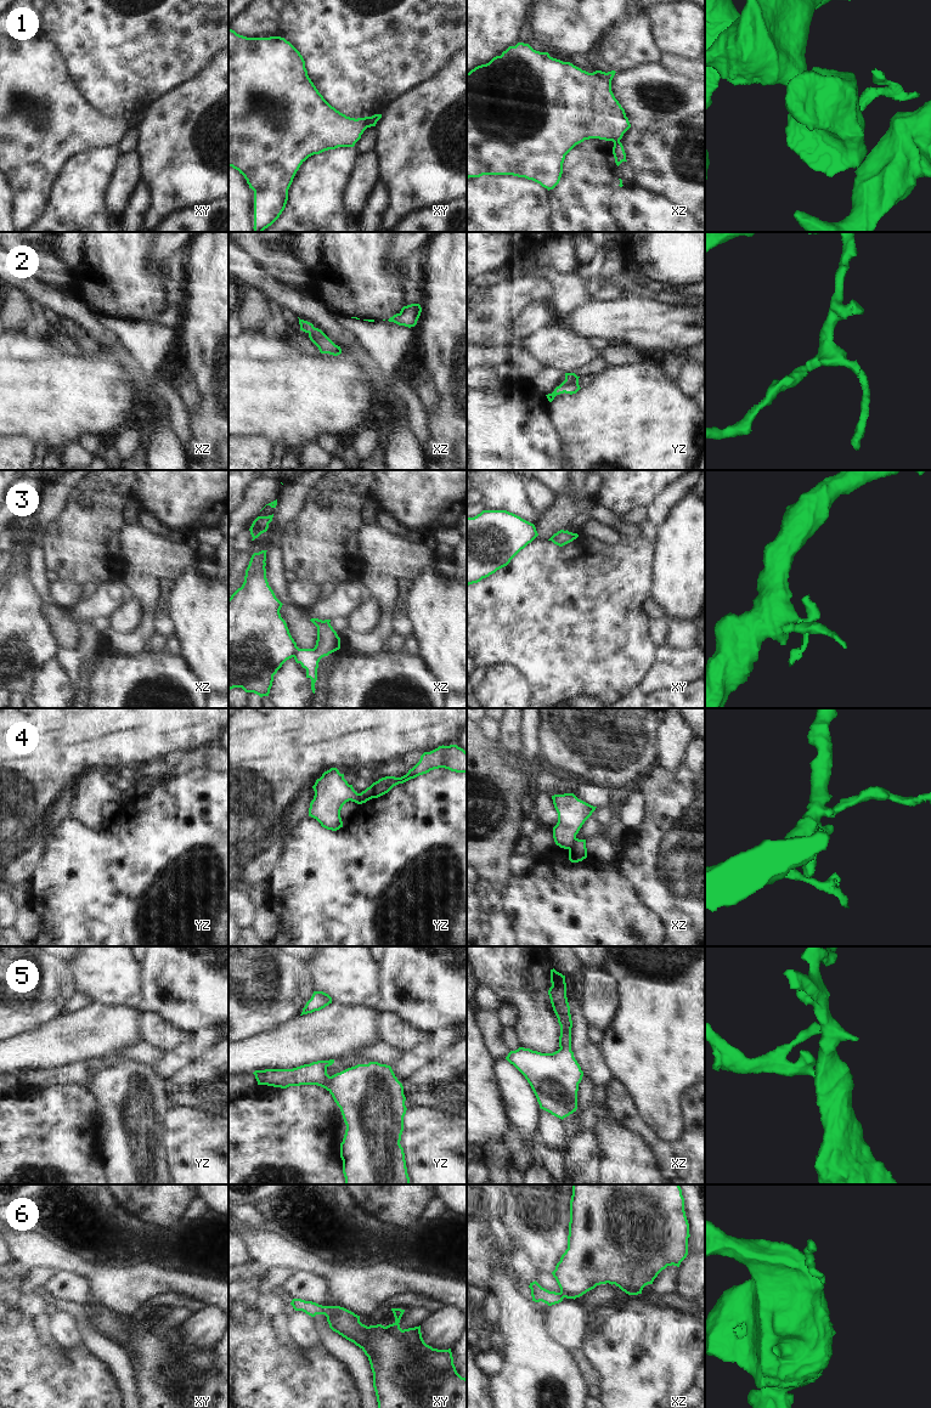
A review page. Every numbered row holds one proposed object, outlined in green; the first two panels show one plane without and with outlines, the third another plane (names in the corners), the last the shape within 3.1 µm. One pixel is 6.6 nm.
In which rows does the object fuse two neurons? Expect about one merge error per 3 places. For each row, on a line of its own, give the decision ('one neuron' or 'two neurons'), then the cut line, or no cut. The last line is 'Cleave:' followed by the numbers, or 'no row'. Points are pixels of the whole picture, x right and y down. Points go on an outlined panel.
1: two neurons; cut in xz along (619, 140), (614, 142)
2: one neuron; no cut
3: two neurons; cut in xz along (298, 648), (292, 656)
4: two neurons; cut in yz along (359, 793), (360, 803)
5: one neuron; no cut
6: two neurons; cut in xy along (326, 1306), (323, 1313)
Cleave: 1, 3, 4, 6

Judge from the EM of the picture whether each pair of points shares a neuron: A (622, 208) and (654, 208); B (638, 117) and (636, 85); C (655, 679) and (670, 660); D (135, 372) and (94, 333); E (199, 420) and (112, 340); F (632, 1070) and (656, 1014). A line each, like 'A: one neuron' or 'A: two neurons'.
A: one neuron
B: one neuron
C: one neuron
D: one neuron
E: two neurons
F: one neuron

